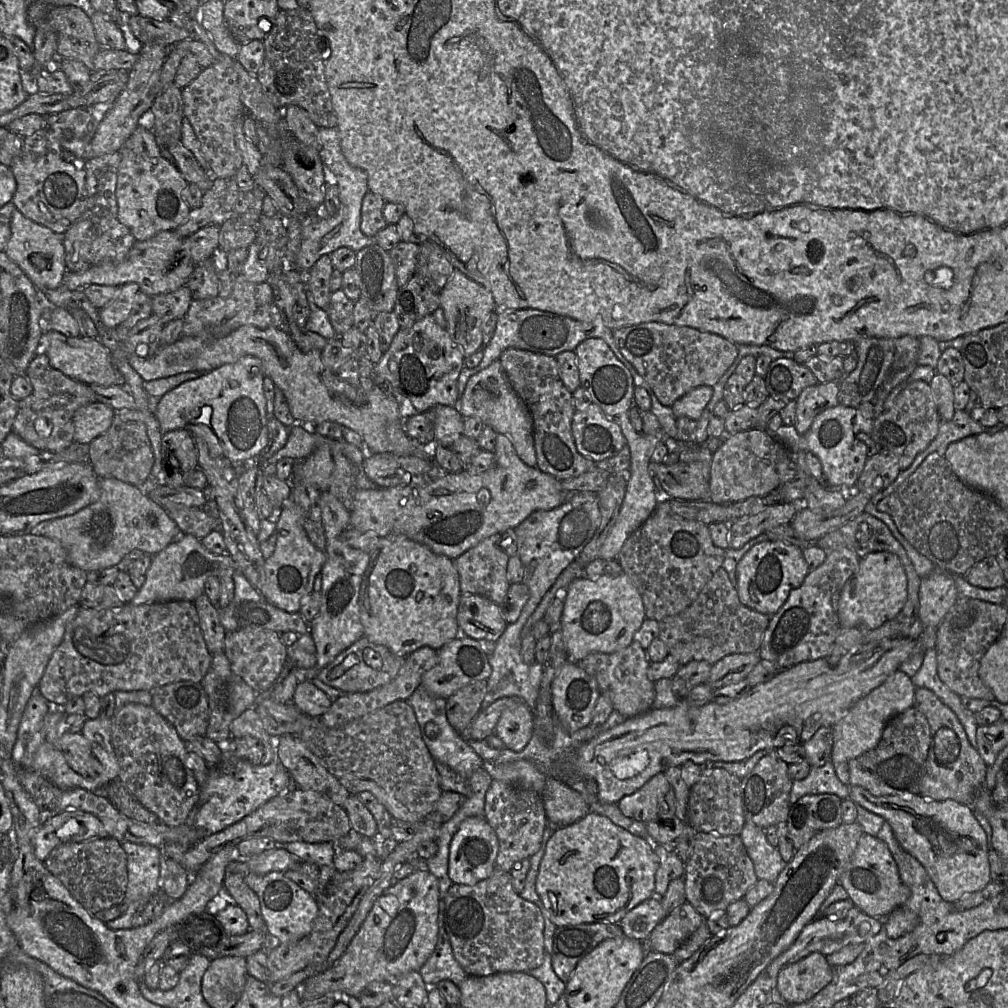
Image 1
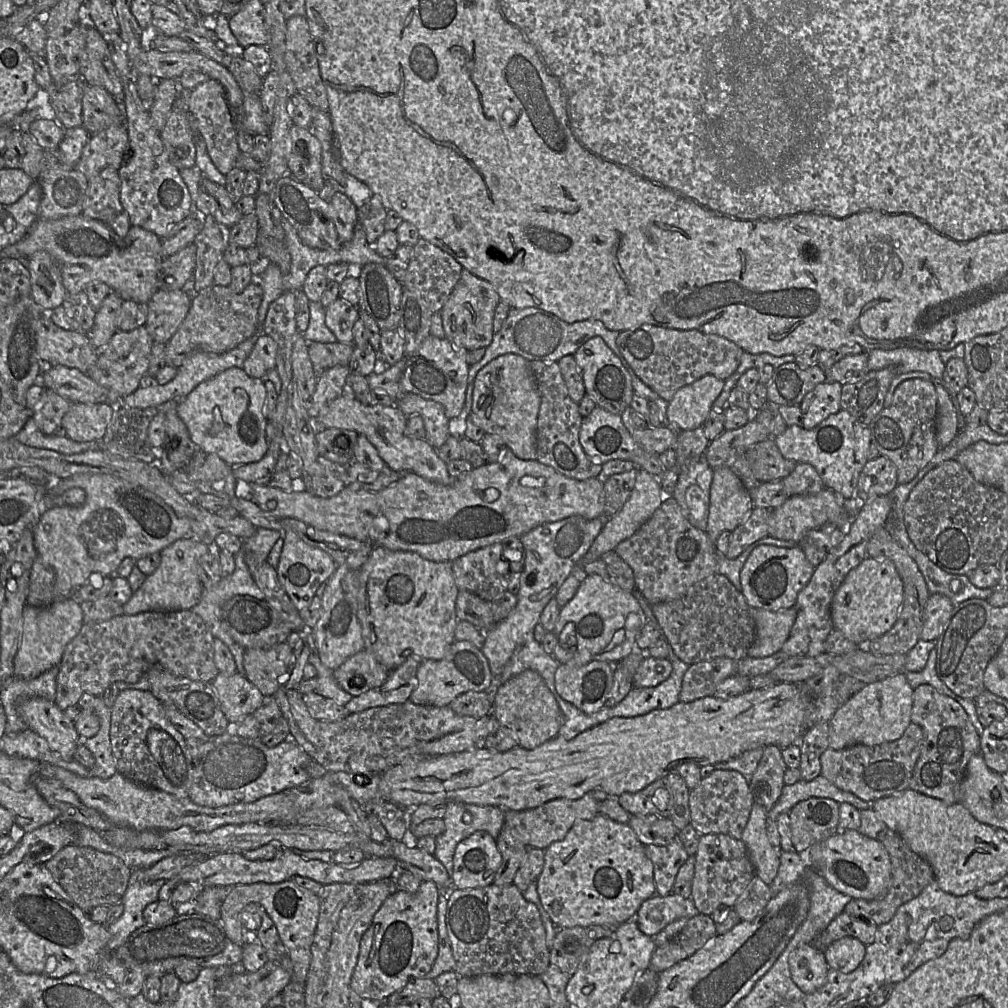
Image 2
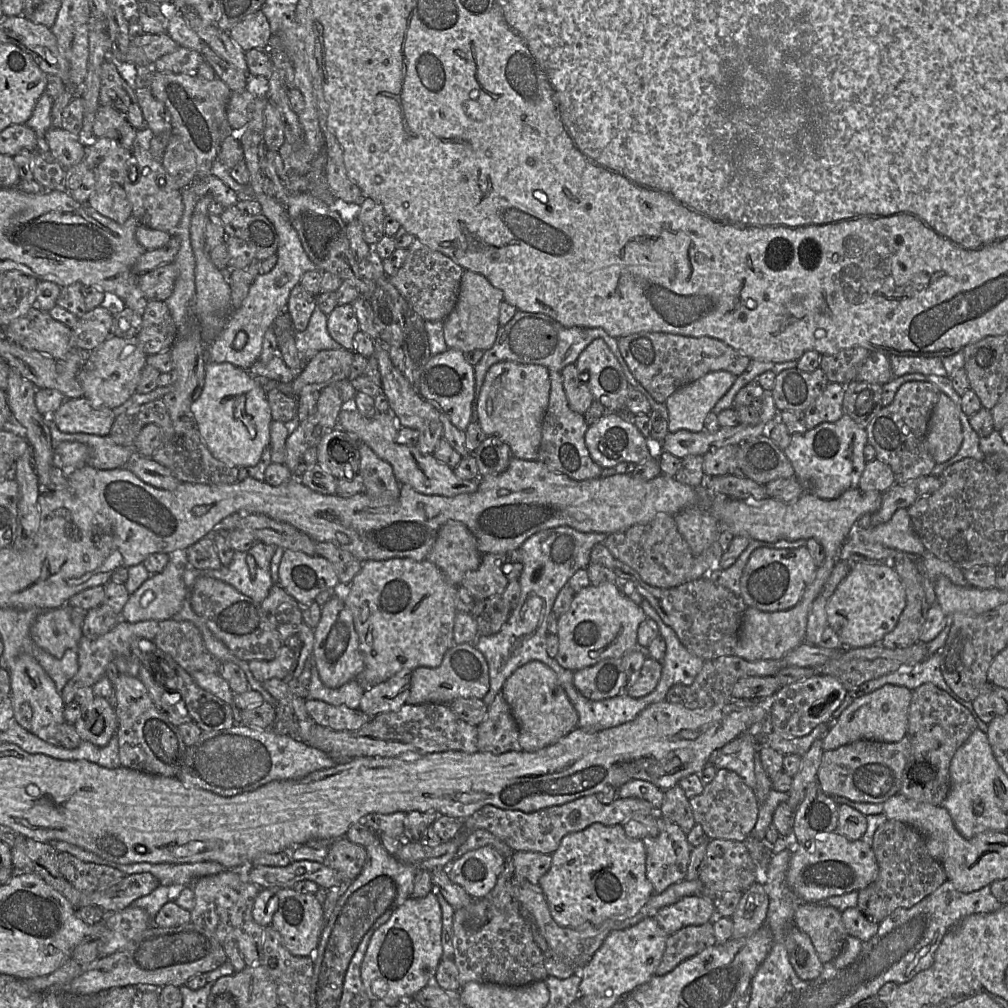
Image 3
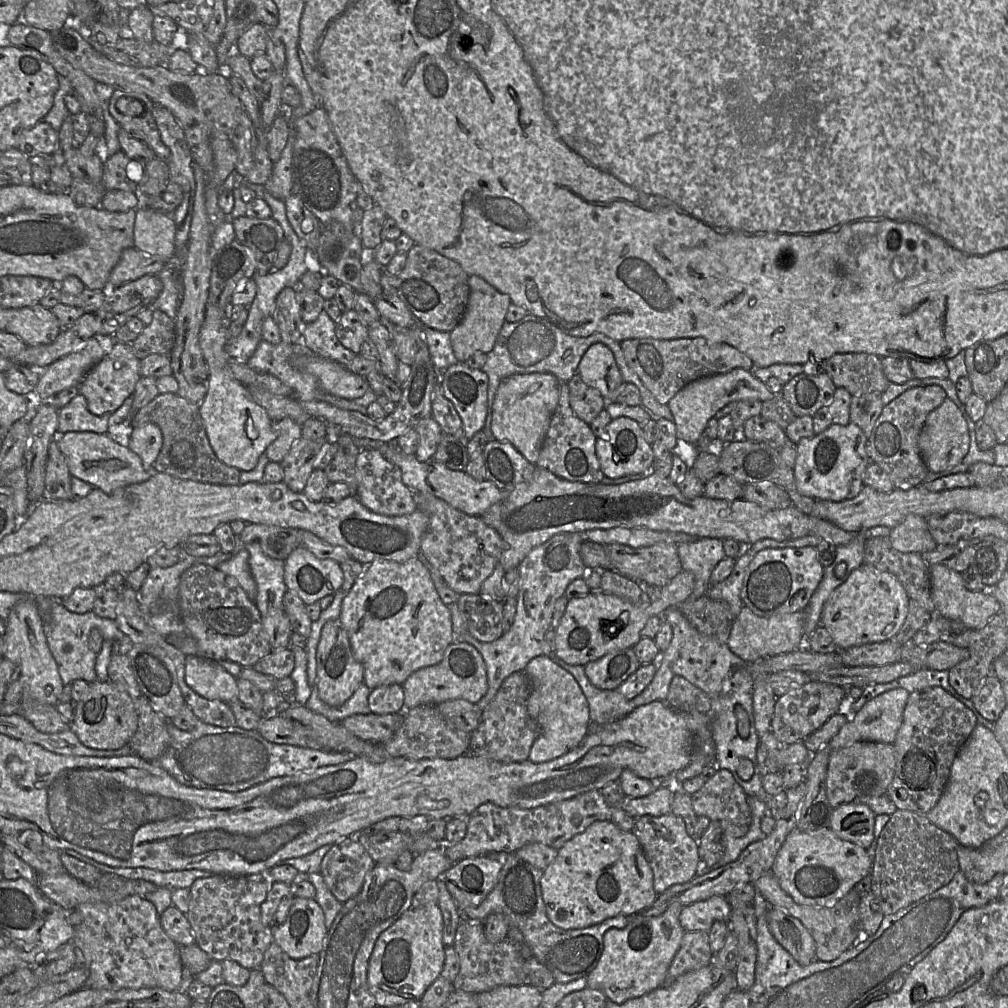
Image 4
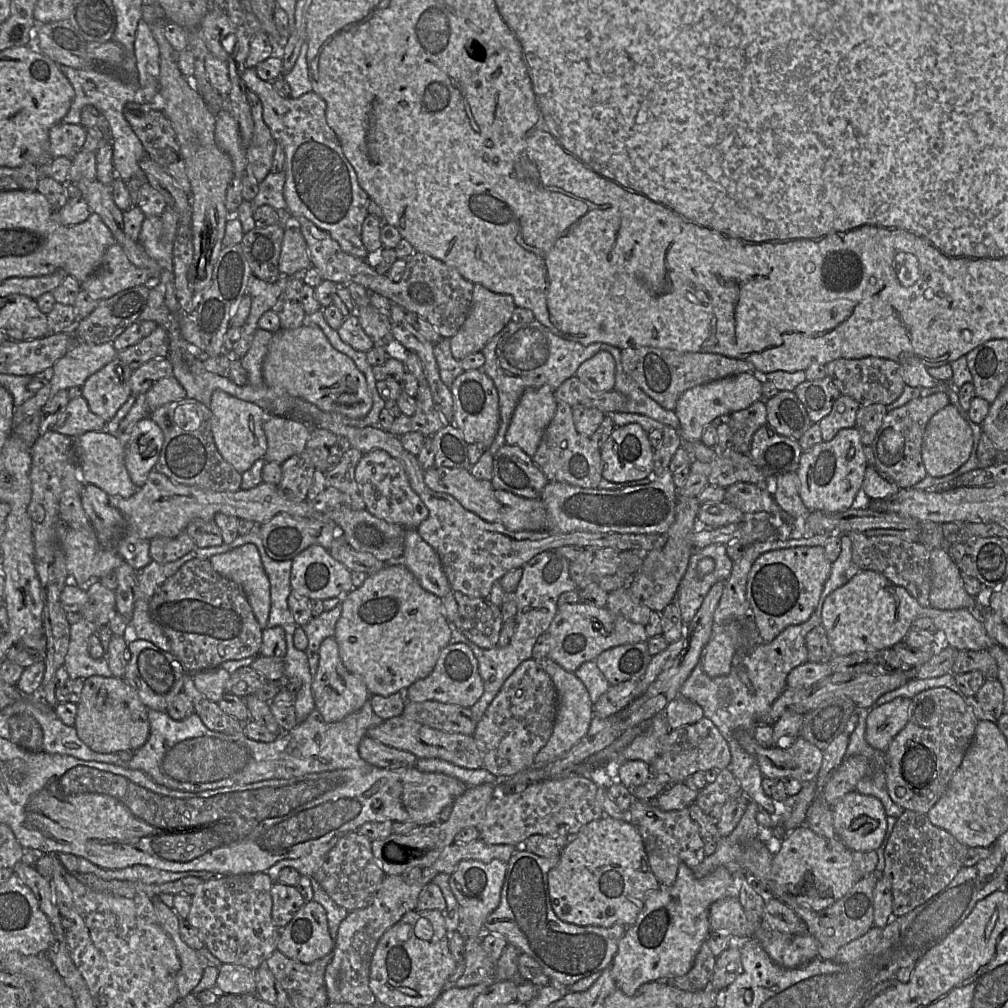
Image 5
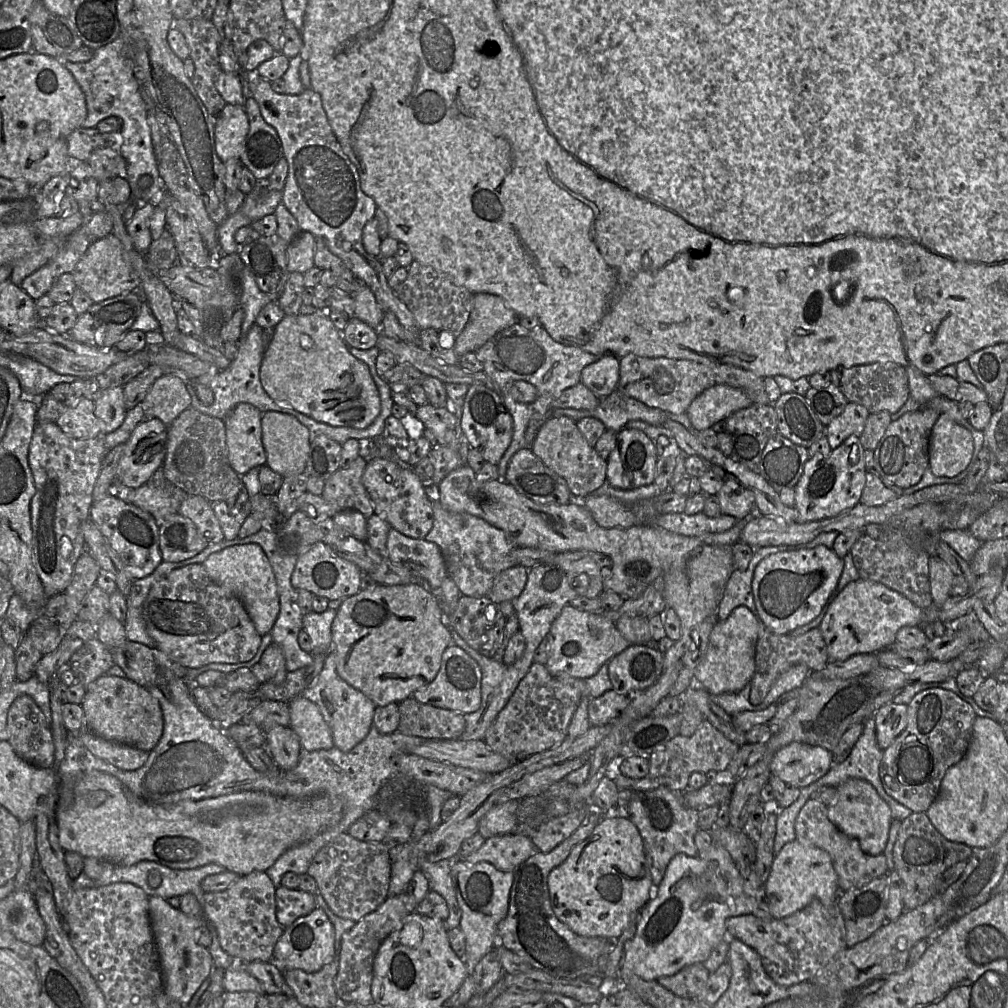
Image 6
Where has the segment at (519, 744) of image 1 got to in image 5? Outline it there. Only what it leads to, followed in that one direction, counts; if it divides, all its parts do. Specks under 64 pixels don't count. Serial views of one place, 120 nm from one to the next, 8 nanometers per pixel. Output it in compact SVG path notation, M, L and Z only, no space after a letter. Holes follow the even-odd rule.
M550 658L536 662L550 676L557 692L557 711L551 737L534 757L534 763L545 764L562 756L587 734L594 710L587 688L573 672L568 672Z

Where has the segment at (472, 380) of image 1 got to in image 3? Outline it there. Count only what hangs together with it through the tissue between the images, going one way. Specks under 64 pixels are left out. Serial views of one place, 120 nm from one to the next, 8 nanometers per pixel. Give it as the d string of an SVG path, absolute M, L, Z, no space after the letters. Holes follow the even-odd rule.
M505 361L487 371L477 400L478 423L487 436L507 443L515 458L538 459L542 424L549 402L549 370L538 364Z

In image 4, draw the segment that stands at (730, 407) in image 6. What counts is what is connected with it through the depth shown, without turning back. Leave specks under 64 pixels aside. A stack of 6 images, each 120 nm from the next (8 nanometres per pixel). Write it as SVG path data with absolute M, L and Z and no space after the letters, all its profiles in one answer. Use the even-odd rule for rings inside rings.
M736 368L726 373L702 377L688 383L670 399L667 405L673 415L677 439L698 444L703 439L707 422L727 404L745 399L767 401L776 396L751 371Z

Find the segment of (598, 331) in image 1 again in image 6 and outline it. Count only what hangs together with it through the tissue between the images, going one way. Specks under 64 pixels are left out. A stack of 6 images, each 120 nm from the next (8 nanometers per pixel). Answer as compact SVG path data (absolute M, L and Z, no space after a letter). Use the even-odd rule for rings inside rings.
M518 322L497 332L483 346L473 352L483 364L483 372L496 384L497 393L513 419L513 436L511 443L497 465L499 477L504 481L508 464L512 456L520 449L530 448L525 439L525 432L532 420L544 420L554 409L551 403L561 393L580 383L583 368L605 355L594 355L575 346L566 346L553 340L544 327L527 329ZM514 381L526 381L536 387L538 398L532 403L515 401L507 392L506 384Z

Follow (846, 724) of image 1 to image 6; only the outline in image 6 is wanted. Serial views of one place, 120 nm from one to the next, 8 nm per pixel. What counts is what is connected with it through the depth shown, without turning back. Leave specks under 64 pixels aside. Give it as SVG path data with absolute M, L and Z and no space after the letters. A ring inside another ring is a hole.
M893 702L883 705L874 715L876 739L880 749L885 750L907 726L906 704Z

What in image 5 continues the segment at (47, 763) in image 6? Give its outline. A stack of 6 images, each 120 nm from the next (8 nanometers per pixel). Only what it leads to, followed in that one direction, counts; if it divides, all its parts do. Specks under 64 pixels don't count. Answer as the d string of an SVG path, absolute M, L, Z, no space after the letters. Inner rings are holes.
M17 714L11 716L8 723L10 741L28 751L43 751L43 731L35 718Z

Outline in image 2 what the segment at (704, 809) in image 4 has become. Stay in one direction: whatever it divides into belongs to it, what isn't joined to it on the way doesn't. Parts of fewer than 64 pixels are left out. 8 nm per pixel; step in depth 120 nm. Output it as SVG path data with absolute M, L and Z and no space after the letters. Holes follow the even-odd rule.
M714 770L708 777L702 778L698 786L690 790L690 825L700 835L725 834L741 839L754 804L749 783L735 770Z

